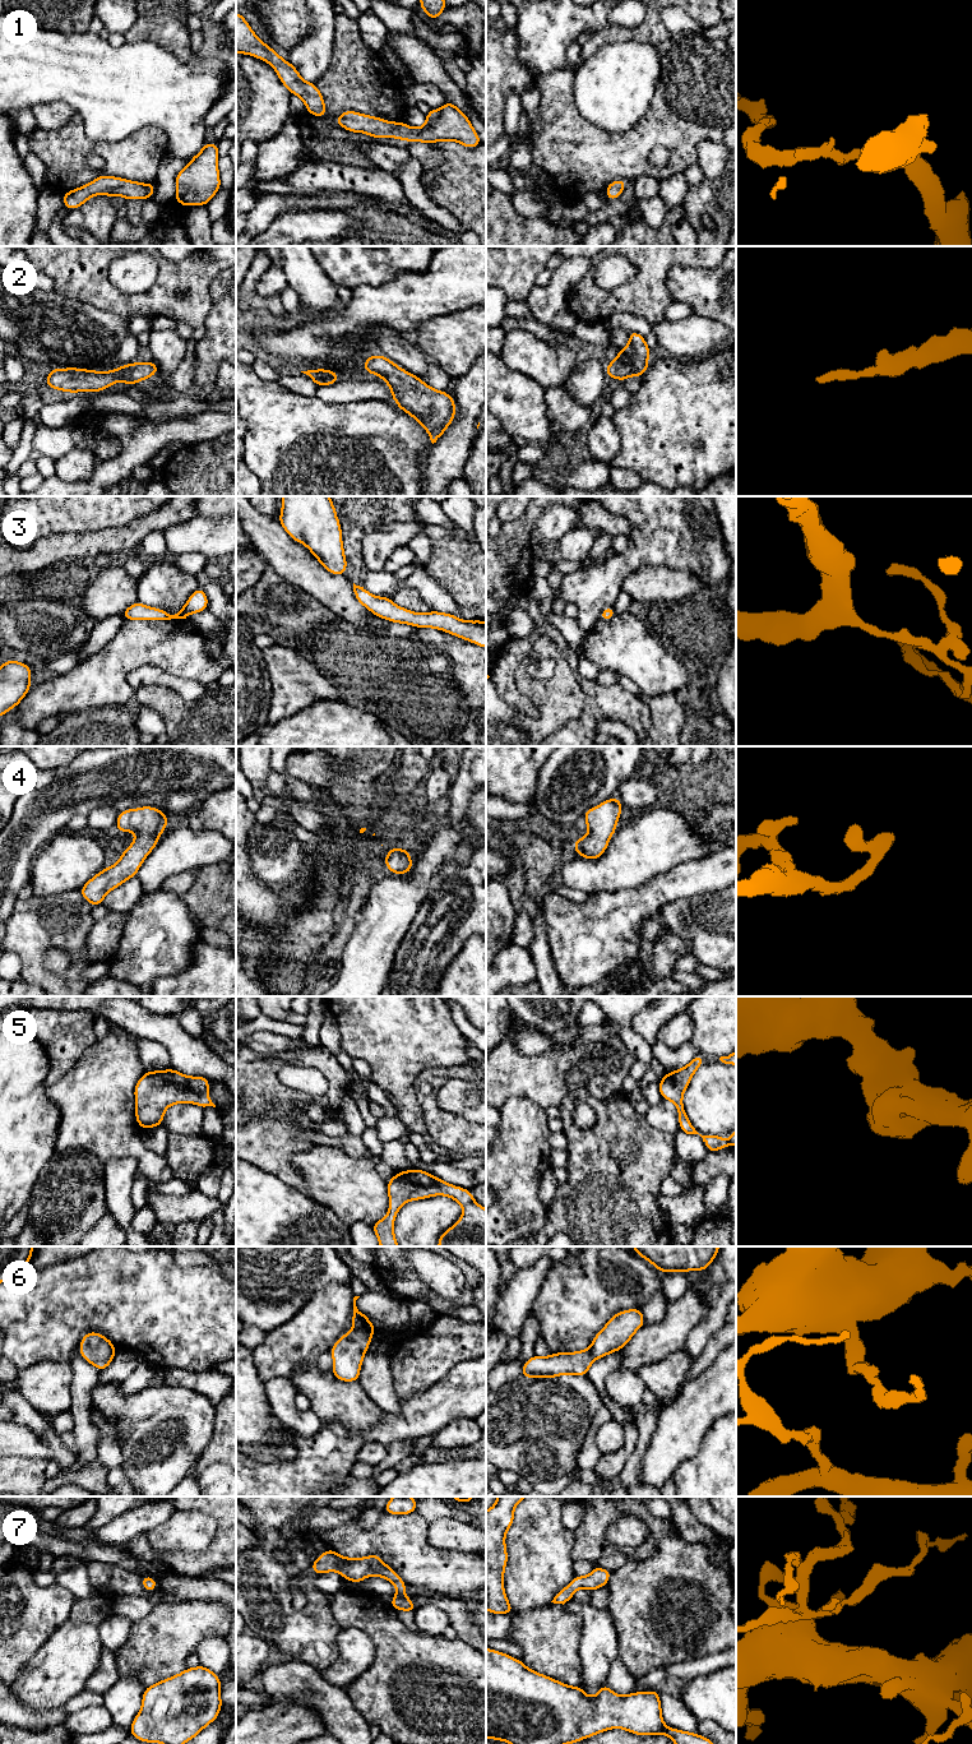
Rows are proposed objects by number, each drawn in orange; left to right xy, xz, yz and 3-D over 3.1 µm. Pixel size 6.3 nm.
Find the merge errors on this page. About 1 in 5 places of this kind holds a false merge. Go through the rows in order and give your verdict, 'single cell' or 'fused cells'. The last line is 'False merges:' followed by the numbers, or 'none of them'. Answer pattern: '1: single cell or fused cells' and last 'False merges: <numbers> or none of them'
1: single cell
2: single cell
3: single cell
4: single cell
5: single cell
6: single cell
7: single cell
False merges: none of them

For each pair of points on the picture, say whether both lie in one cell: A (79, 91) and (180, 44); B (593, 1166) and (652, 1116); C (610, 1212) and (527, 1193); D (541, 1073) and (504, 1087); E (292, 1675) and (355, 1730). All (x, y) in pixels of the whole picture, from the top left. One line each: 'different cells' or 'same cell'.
A: different cells
B: different cells
C: different cells
D: same cell
E: same cell

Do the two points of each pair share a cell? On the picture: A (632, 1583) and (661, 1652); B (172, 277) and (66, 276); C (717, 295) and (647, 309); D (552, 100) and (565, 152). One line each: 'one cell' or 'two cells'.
A: one cell
B: one cell
C: two cells
D: one cell

